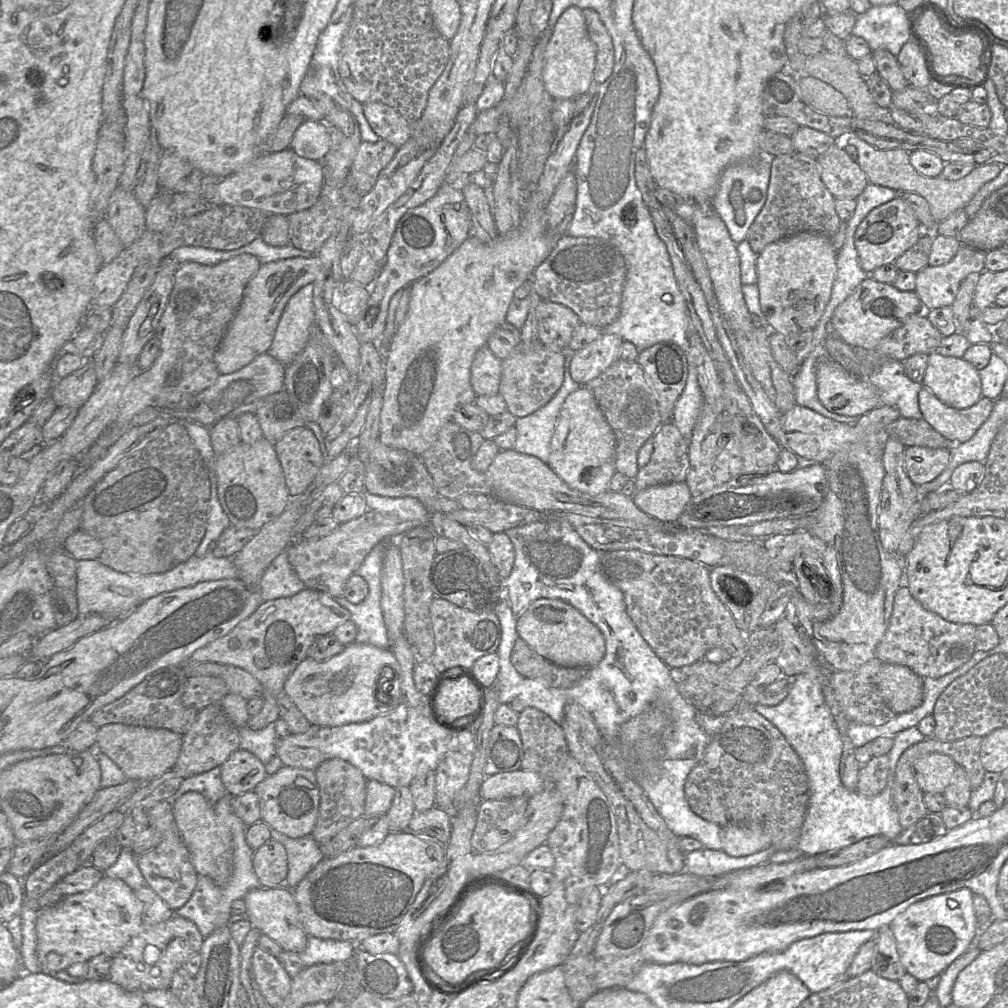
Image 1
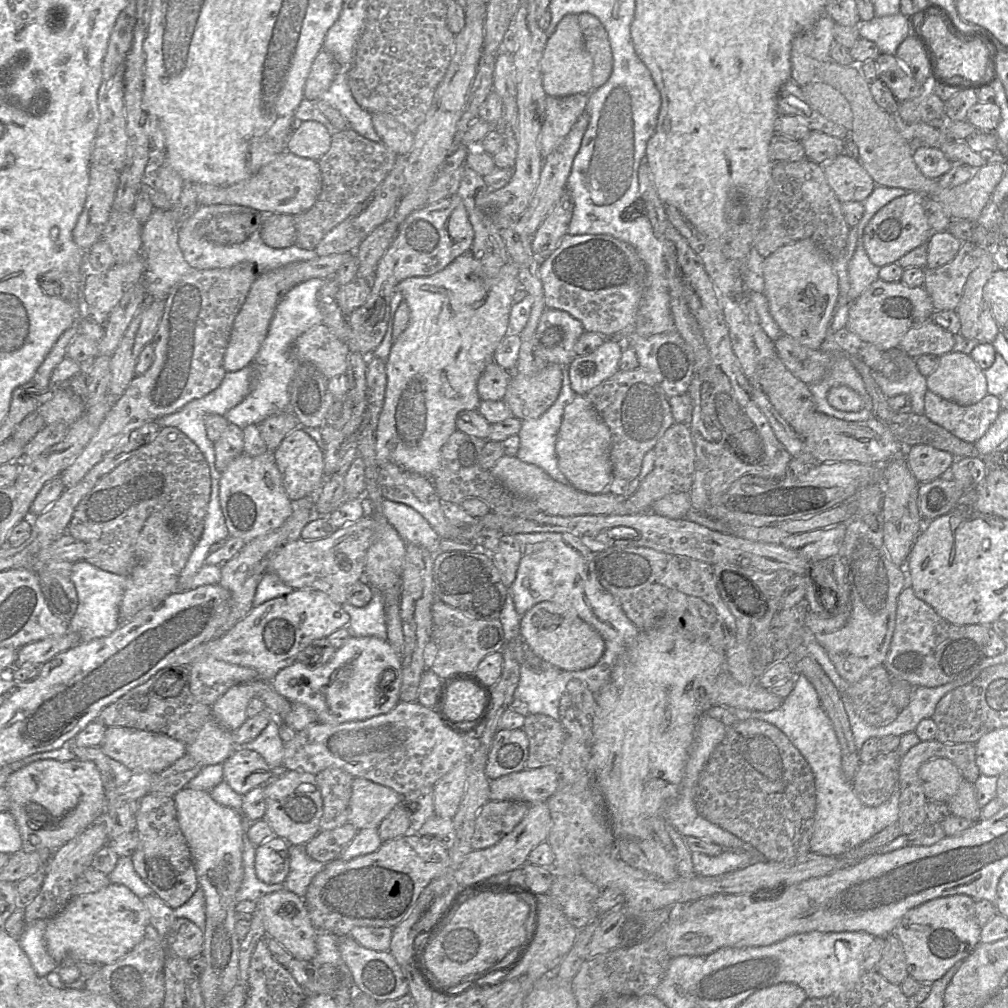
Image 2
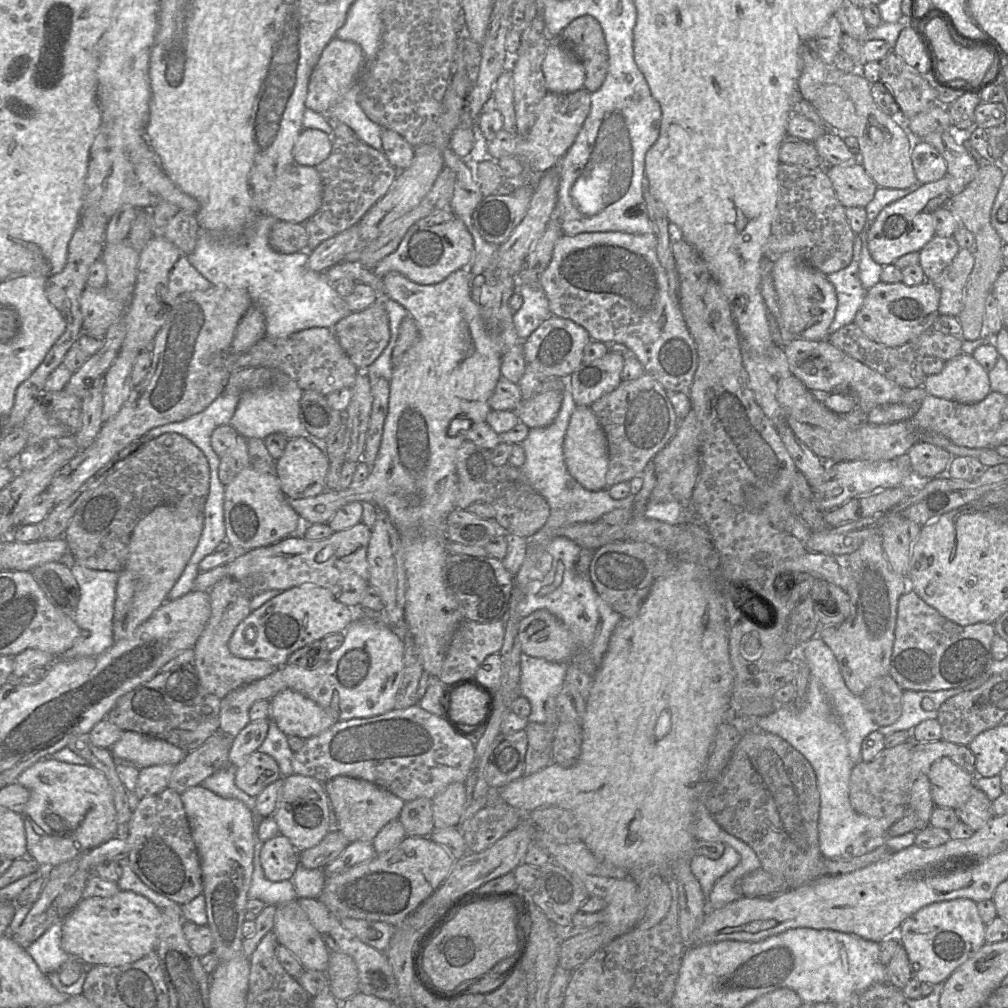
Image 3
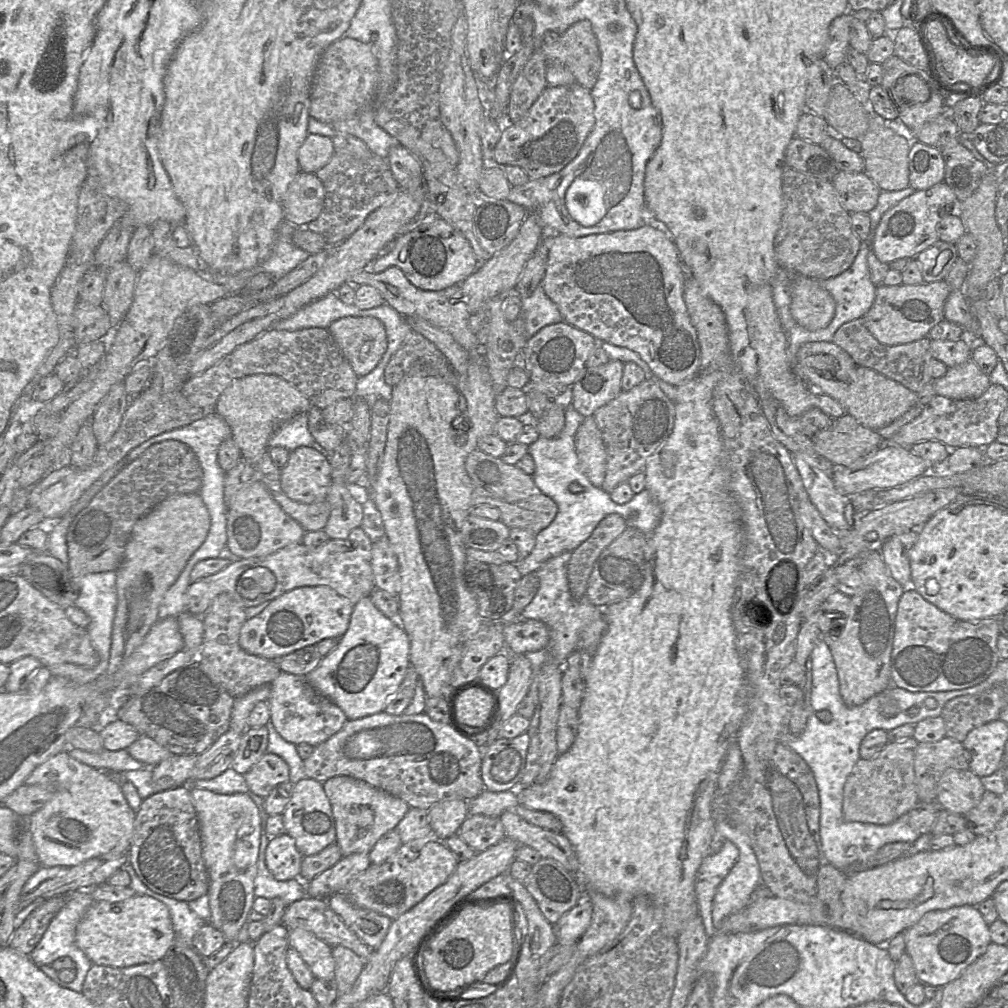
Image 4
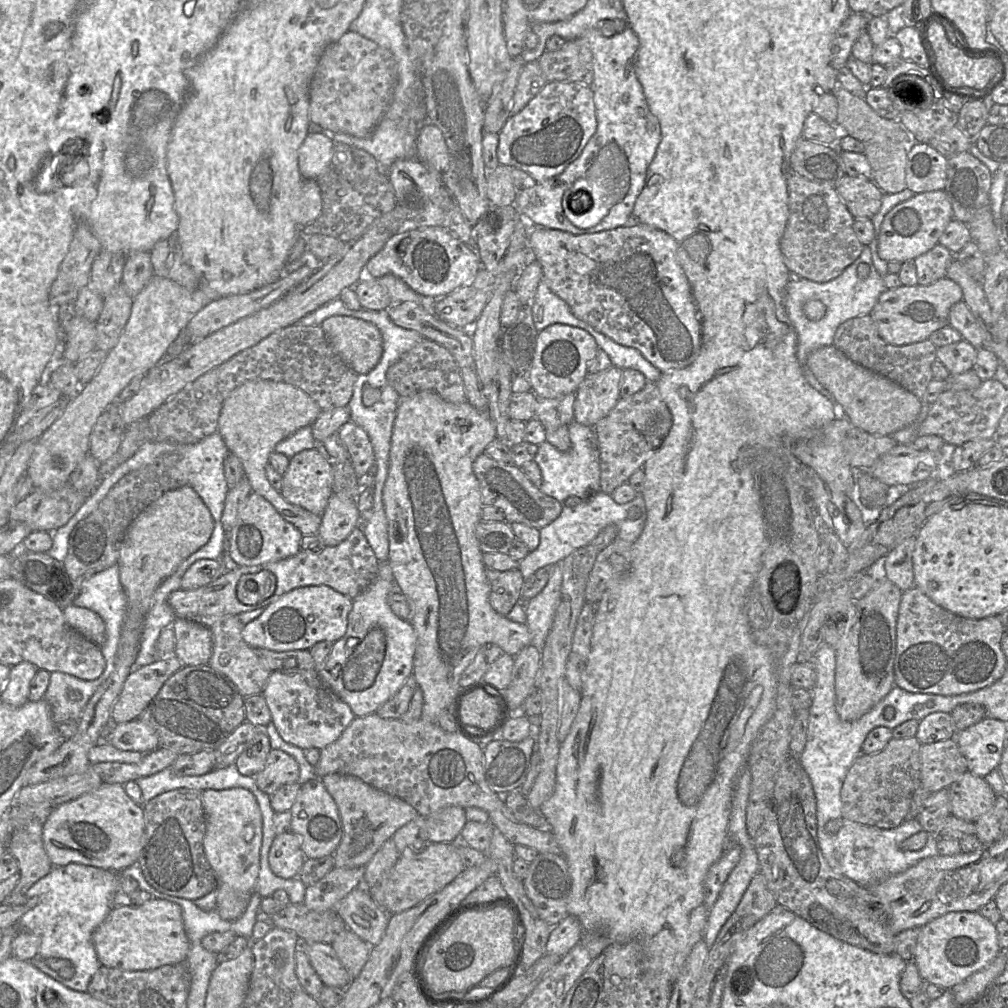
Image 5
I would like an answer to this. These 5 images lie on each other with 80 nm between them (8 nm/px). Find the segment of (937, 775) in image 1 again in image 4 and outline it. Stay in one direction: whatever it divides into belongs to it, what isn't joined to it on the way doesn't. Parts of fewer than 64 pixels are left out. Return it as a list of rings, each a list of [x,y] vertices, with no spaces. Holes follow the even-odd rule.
[[[946,769],[938,784],[940,808],[964,816],[977,806],[985,793],[981,778],[969,770]]]

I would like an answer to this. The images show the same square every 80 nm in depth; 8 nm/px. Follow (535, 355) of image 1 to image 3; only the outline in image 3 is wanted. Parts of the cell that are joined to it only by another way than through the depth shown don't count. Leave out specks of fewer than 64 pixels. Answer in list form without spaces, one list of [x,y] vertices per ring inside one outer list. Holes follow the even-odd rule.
[[[549,390],[527,400],[522,399],[513,412],[528,428],[544,428],[556,419],[562,399],[563,394],[560,391]]]

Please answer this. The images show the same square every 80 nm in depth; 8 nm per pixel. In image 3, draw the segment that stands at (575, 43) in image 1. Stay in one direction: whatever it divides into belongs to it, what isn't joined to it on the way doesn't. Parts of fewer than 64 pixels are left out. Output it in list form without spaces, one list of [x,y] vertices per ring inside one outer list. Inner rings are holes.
[[[549,42],[542,62],[547,92],[565,94],[584,88],[585,69],[560,42]]]

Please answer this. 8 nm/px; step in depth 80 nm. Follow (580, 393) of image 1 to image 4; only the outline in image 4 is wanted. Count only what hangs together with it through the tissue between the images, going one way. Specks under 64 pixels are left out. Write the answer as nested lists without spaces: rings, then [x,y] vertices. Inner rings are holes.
[[[594,416],[584,418],[575,434],[575,448],[582,472],[600,488],[606,471],[606,450]]]

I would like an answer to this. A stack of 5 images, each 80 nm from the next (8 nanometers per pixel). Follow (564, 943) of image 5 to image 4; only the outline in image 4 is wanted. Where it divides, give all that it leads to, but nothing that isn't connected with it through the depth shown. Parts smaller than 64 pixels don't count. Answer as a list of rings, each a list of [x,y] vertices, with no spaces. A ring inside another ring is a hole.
[[[583,895],[576,906],[567,911],[556,924],[552,924],[555,926],[557,943],[576,943],[588,929],[592,920],[592,912],[592,902]]]

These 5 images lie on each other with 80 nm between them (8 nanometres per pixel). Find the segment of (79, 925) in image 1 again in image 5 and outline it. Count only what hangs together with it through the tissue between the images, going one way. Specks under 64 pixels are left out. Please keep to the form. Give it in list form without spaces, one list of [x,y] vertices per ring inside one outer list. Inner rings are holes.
[[[158,898],[140,906],[114,906],[94,930],[92,940],[101,965],[128,971],[177,964],[187,960],[190,949],[181,907]]]

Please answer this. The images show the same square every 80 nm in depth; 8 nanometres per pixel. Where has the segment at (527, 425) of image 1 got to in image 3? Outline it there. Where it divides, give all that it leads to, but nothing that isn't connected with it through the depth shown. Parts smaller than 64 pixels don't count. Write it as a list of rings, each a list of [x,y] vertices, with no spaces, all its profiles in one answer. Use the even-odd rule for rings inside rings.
[[[571,376],[562,377],[562,382],[564,383],[563,399],[556,419],[547,427],[531,428],[522,442],[526,456],[521,467],[524,480],[542,495],[550,506],[550,516],[546,524],[534,535],[527,537],[528,543],[546,542],[553,537],[558,537],[555,536],[555,531],[560,527],[577,522],[594,522],[614,509],[633,507],[635,495],[630,494],[623,499],[613,499],[607,489],[587,490],[569,474],[563,455],[563,443],[576,404],[572,396]]]

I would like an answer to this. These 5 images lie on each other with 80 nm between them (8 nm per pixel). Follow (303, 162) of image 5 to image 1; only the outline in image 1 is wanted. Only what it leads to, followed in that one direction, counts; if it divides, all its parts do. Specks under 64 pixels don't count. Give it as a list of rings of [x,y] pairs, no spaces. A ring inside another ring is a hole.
[[[305,120],[295,131],[289,148],[300,157],[322,161],[331,147],[327,125],[320,121]]]

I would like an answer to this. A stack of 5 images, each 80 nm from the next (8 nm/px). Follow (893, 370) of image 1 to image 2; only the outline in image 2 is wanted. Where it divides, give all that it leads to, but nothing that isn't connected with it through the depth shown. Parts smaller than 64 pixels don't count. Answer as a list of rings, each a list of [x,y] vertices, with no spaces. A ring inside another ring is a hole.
[[[891,348],[886,352],[901,370],[901,378],[888,379],[881,373],[872,371],[874,380],[885,397],[906,395],[911,401],[911,412],[922,415],[924,413],[924,396],[928,389],[926,378],[916,367],[915,358],[907,355],[900,348]]]

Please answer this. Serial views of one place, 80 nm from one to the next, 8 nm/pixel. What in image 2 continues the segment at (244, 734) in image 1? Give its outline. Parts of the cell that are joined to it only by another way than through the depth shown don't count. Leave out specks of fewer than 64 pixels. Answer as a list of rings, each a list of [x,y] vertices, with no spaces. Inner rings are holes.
[[[272,717],[268,725],[252,741],[241,745],[258,752],[271,769],[283,765],[284,743],[279,734],[280,720]]]

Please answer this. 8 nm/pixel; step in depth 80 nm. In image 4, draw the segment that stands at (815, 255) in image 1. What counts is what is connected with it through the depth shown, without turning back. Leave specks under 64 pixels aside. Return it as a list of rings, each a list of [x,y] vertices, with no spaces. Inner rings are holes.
[[[793,274],[790,296],[790,312],[798,325],[811,331],[829,325],[835,313],[835,301],[817,280]]]

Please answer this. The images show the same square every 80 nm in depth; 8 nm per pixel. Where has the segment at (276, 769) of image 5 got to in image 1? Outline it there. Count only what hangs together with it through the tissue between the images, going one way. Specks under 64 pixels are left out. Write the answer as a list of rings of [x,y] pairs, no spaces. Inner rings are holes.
[[[240,748],[220,767],[225,790],[232,796],[252,791],[267,776],[265,765],[254,754]]]

